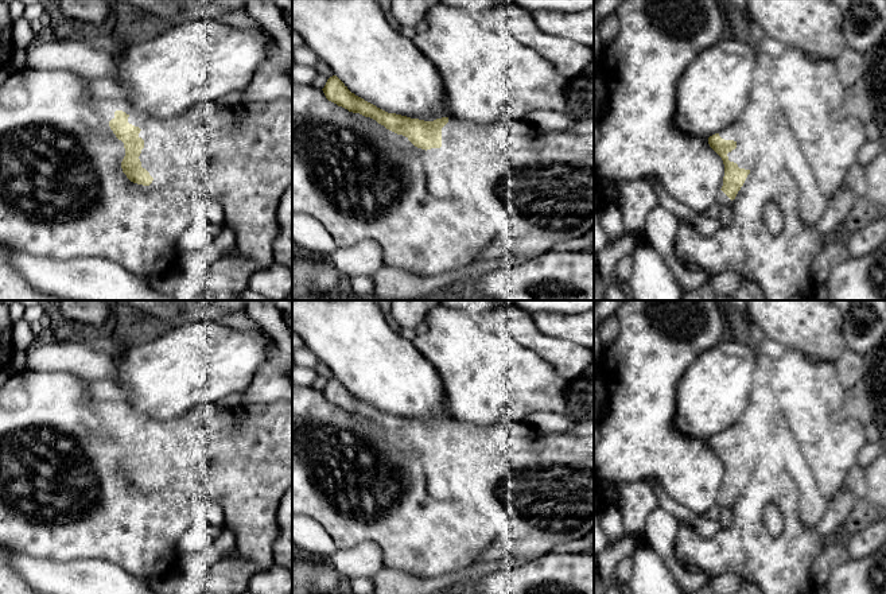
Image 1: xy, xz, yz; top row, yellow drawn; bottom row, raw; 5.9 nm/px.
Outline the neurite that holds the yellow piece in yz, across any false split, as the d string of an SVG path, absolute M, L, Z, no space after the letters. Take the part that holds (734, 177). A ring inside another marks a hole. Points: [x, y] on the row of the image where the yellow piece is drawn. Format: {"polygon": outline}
{"polygon": "M742 116L735 124L708 137L710 147L722 158L724 176L722 191L732 201L743 186L755 159L751 133L743 131Z"}

